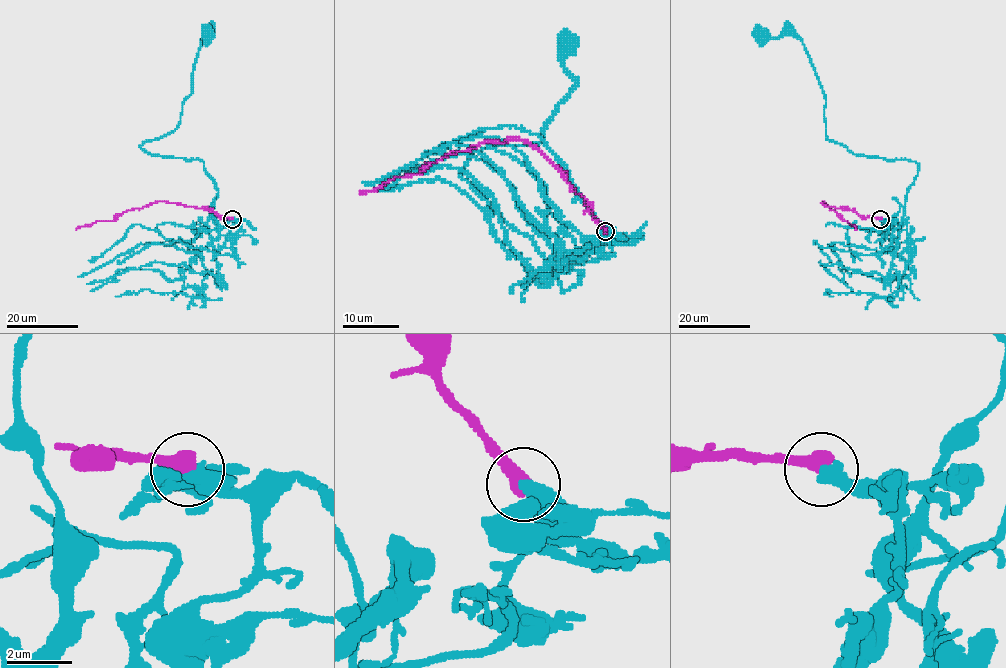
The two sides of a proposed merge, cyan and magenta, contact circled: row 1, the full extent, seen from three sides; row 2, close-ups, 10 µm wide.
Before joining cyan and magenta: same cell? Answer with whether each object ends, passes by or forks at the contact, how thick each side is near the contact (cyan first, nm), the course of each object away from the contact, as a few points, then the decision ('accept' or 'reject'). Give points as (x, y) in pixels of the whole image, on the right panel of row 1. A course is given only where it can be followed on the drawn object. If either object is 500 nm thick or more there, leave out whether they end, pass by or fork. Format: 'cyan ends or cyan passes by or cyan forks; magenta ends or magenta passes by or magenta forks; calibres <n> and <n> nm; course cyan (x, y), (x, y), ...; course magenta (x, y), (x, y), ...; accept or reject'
calibres 500 and 550 nm; course cyan (880, 218), (888, 229), (886, 247), (919, 165), (856, 155), (831, 141), (825, 95), (803, 41), (760, 36); course magenta (880, 218), (861, 217), (850, 209), (823, 201), (856, 229); accept

